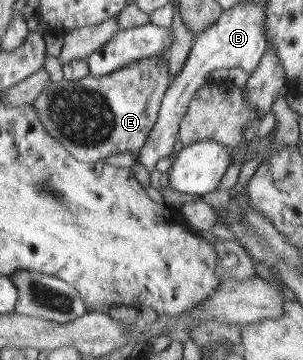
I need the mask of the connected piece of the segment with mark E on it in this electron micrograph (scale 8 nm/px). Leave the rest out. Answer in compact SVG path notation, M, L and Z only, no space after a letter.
M168 50L160 51L158 55L135 61L126 69L104 74L102 78L88 76L78 81L70 81L65 78L59 82L50 80L50 84L38 96L34 106L37 108L42 123L46 125L48 133L56 138L56 141L60 141L79 162L98 163L111 154L126 152L126 150L132 150L138 160L146 140L156 126L166 91L170 86L170 66L168 66L170 60L168 57Z

